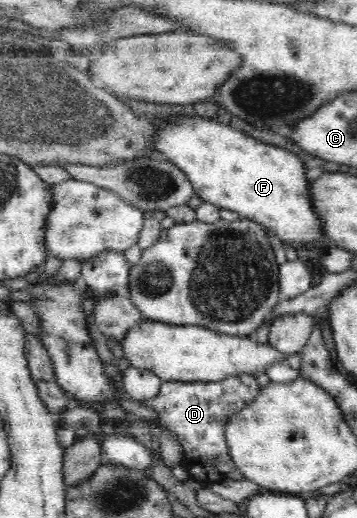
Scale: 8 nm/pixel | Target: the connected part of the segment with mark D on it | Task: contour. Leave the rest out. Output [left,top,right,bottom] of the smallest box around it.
[140,374,260,487]

